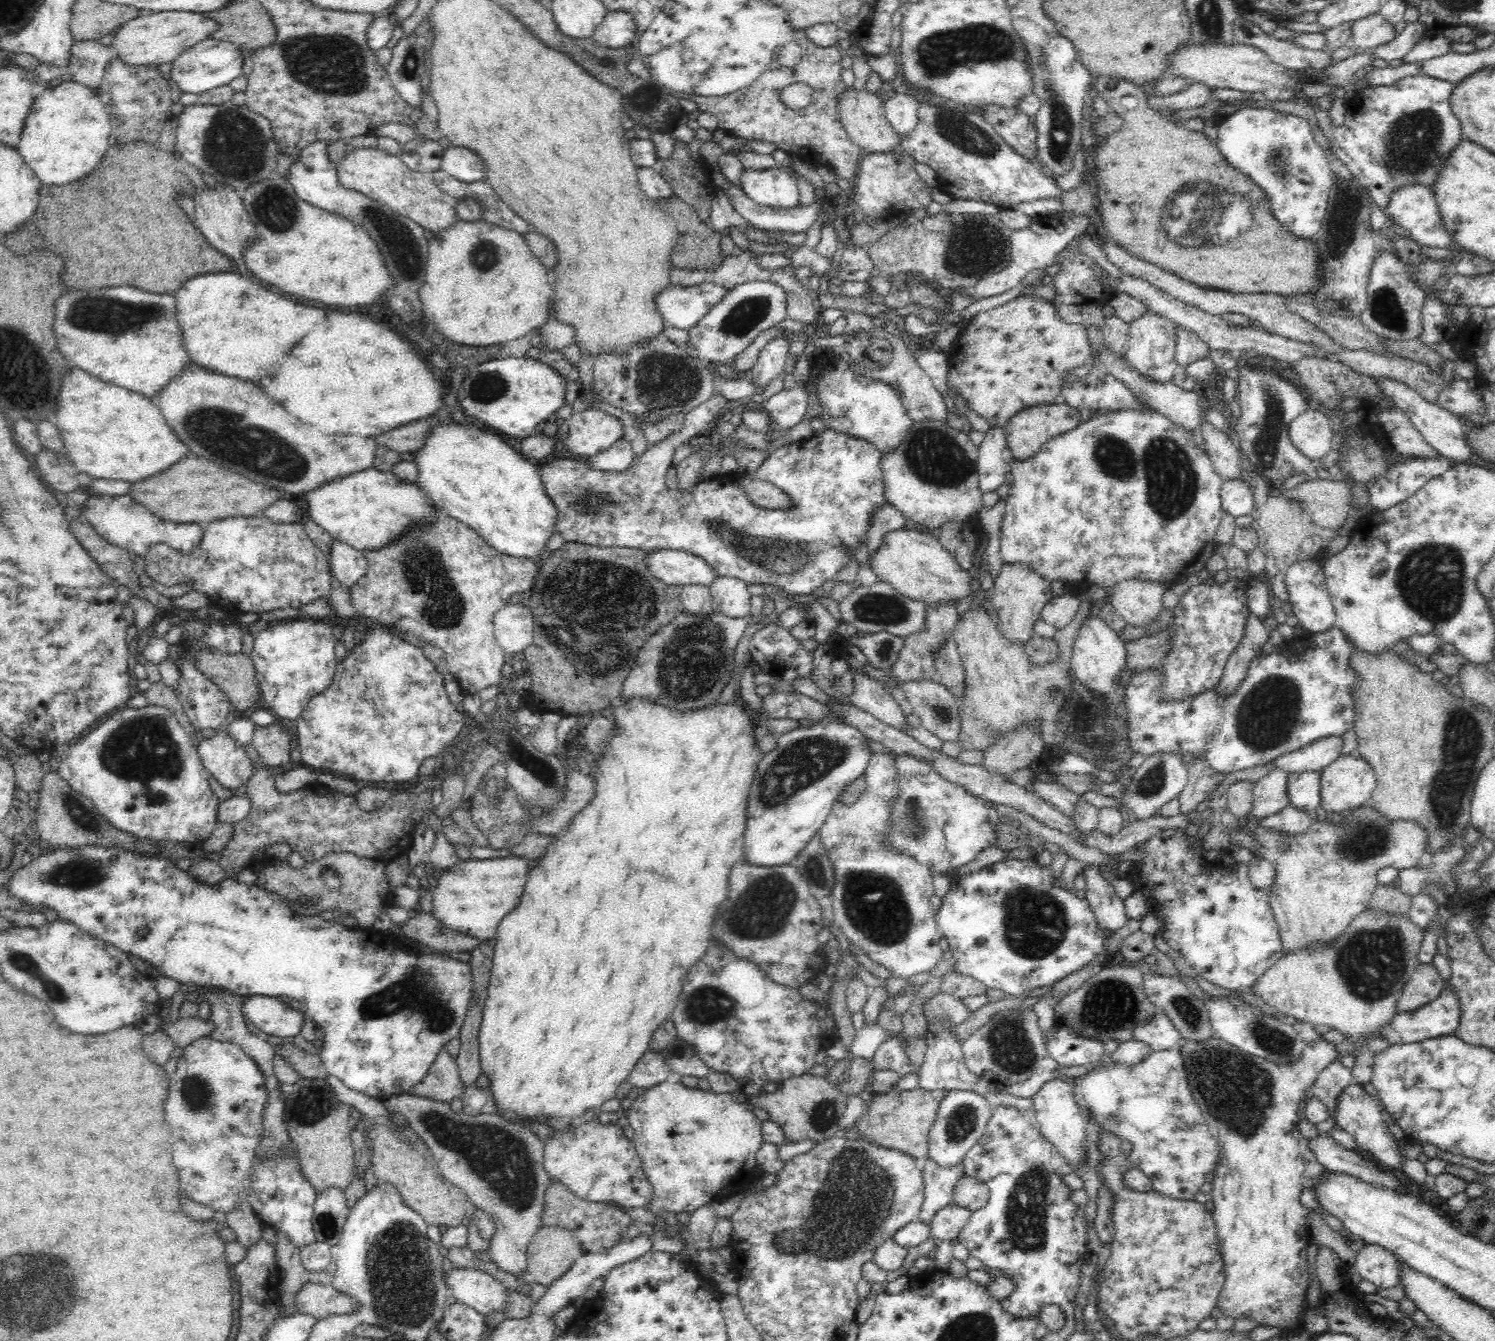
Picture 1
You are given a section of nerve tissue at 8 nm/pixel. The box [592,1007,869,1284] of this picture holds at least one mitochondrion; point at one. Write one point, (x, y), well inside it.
(823, 1116)

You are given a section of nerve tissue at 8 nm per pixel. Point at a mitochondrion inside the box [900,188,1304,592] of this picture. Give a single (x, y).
(1171, 479)

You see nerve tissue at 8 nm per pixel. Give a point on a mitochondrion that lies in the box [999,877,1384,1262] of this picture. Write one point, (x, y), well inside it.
(1238, 1093)

